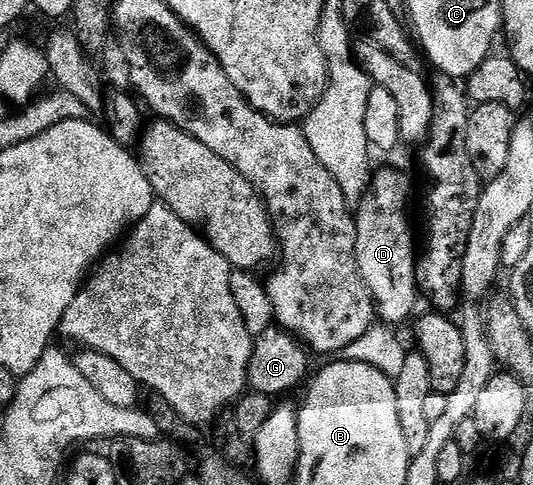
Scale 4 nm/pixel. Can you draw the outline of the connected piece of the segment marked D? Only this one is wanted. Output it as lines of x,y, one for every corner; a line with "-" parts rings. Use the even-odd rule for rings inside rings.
381,168
372,173
365,197
355,208
357,273
373,297
376,315
389,326
398,326
418,311
419,256
416,251
413,253
413,236
409,233
409,216
405,213
408,204
409,184
405,181
404,174
393,168

